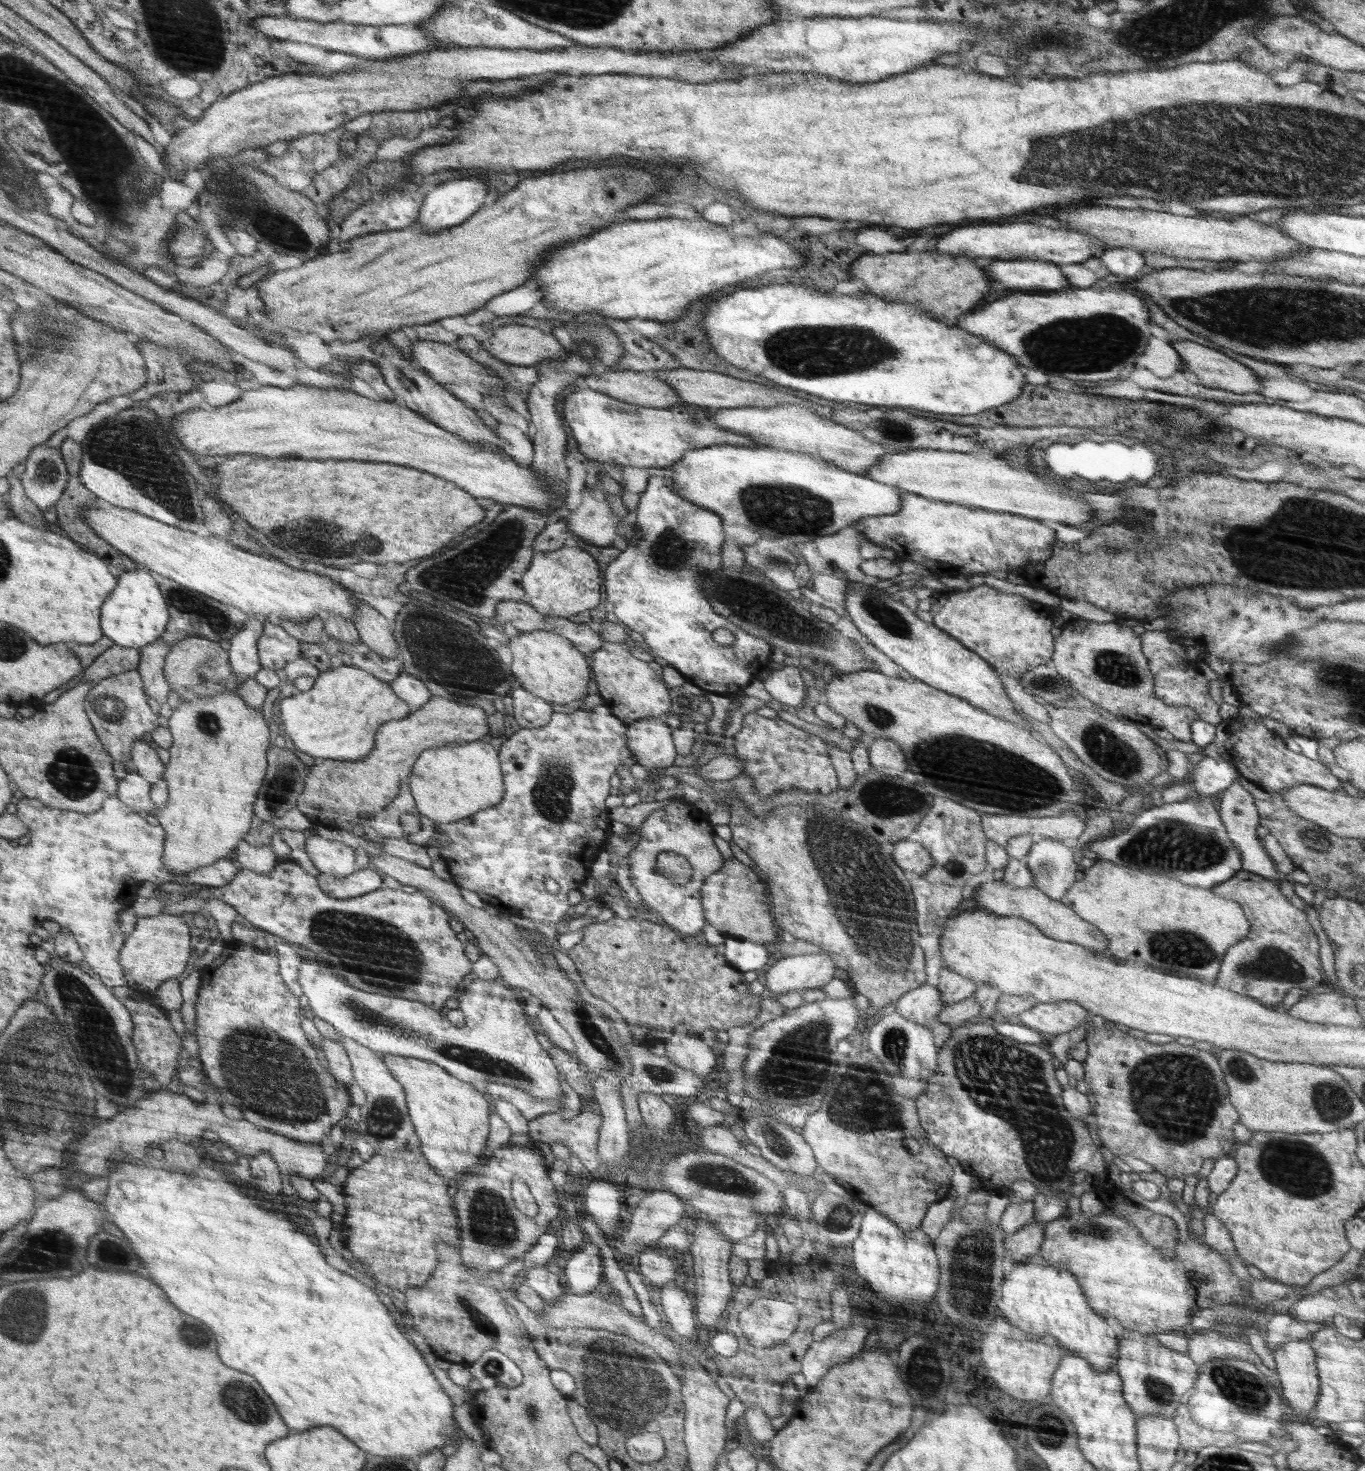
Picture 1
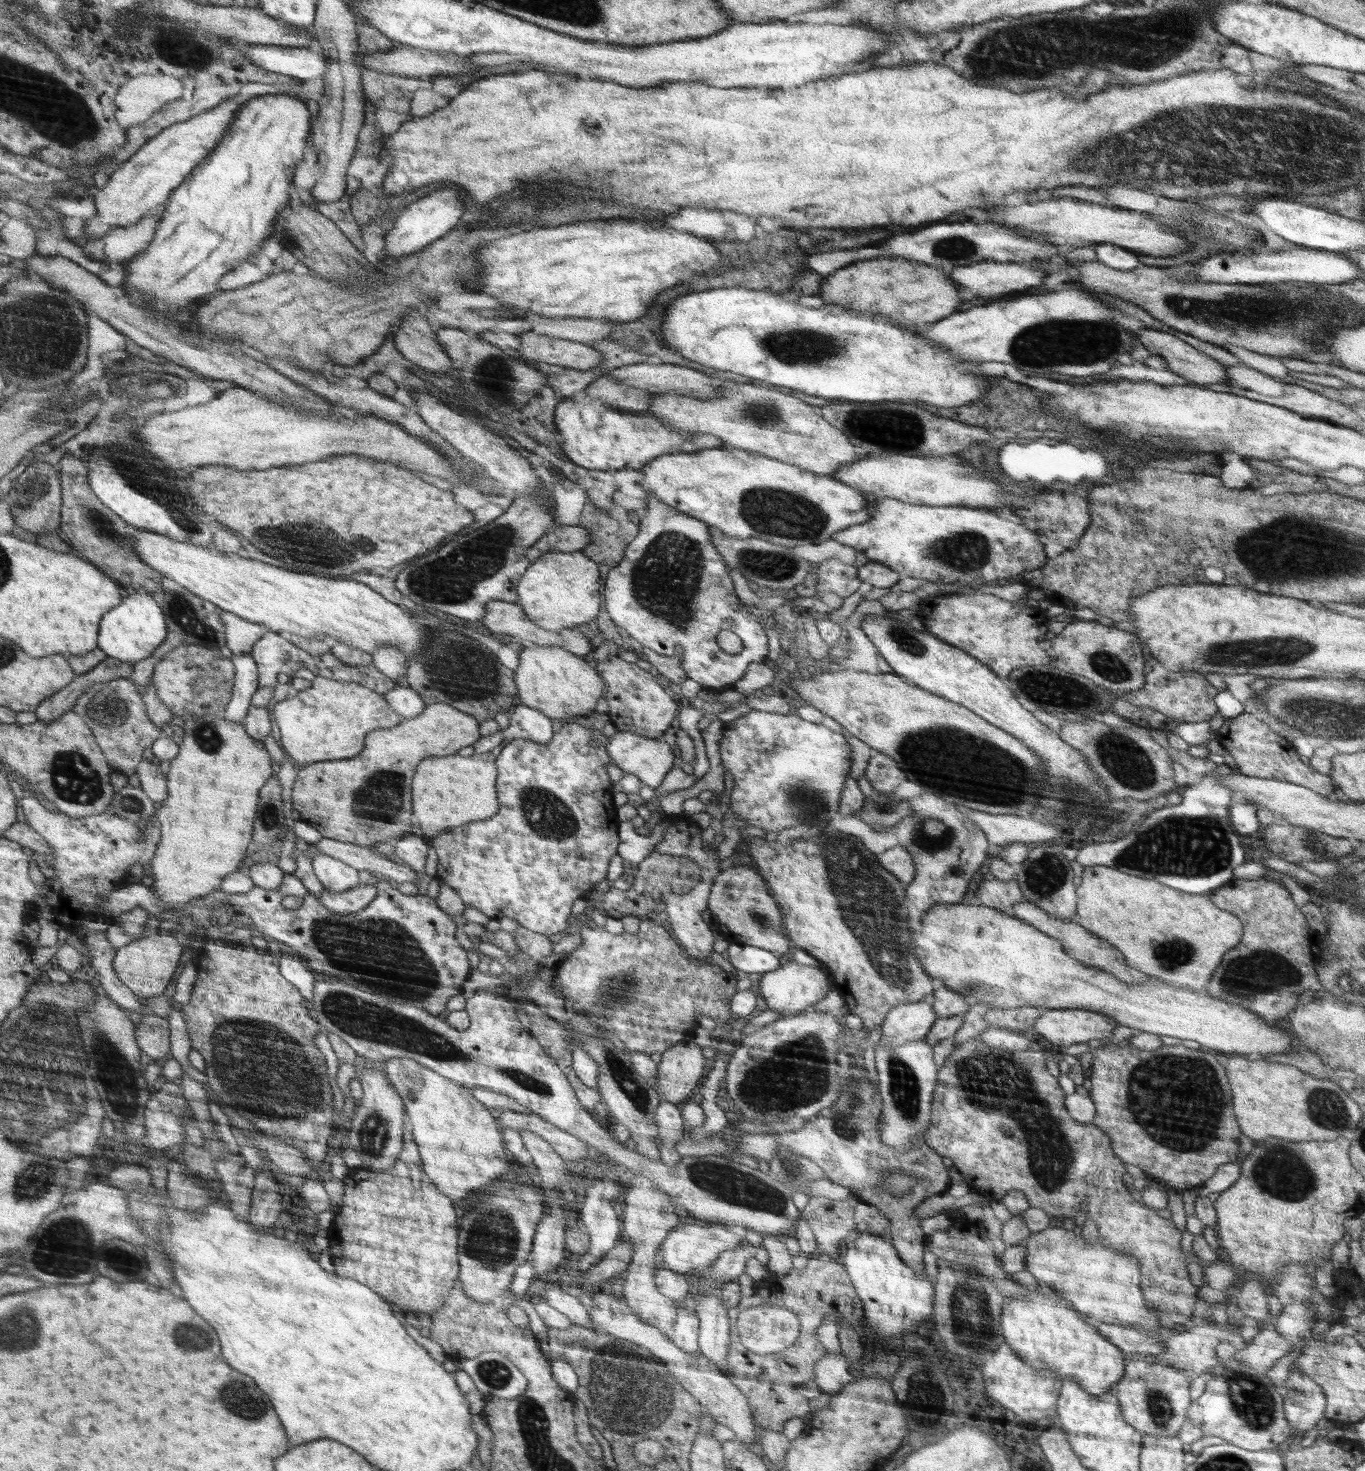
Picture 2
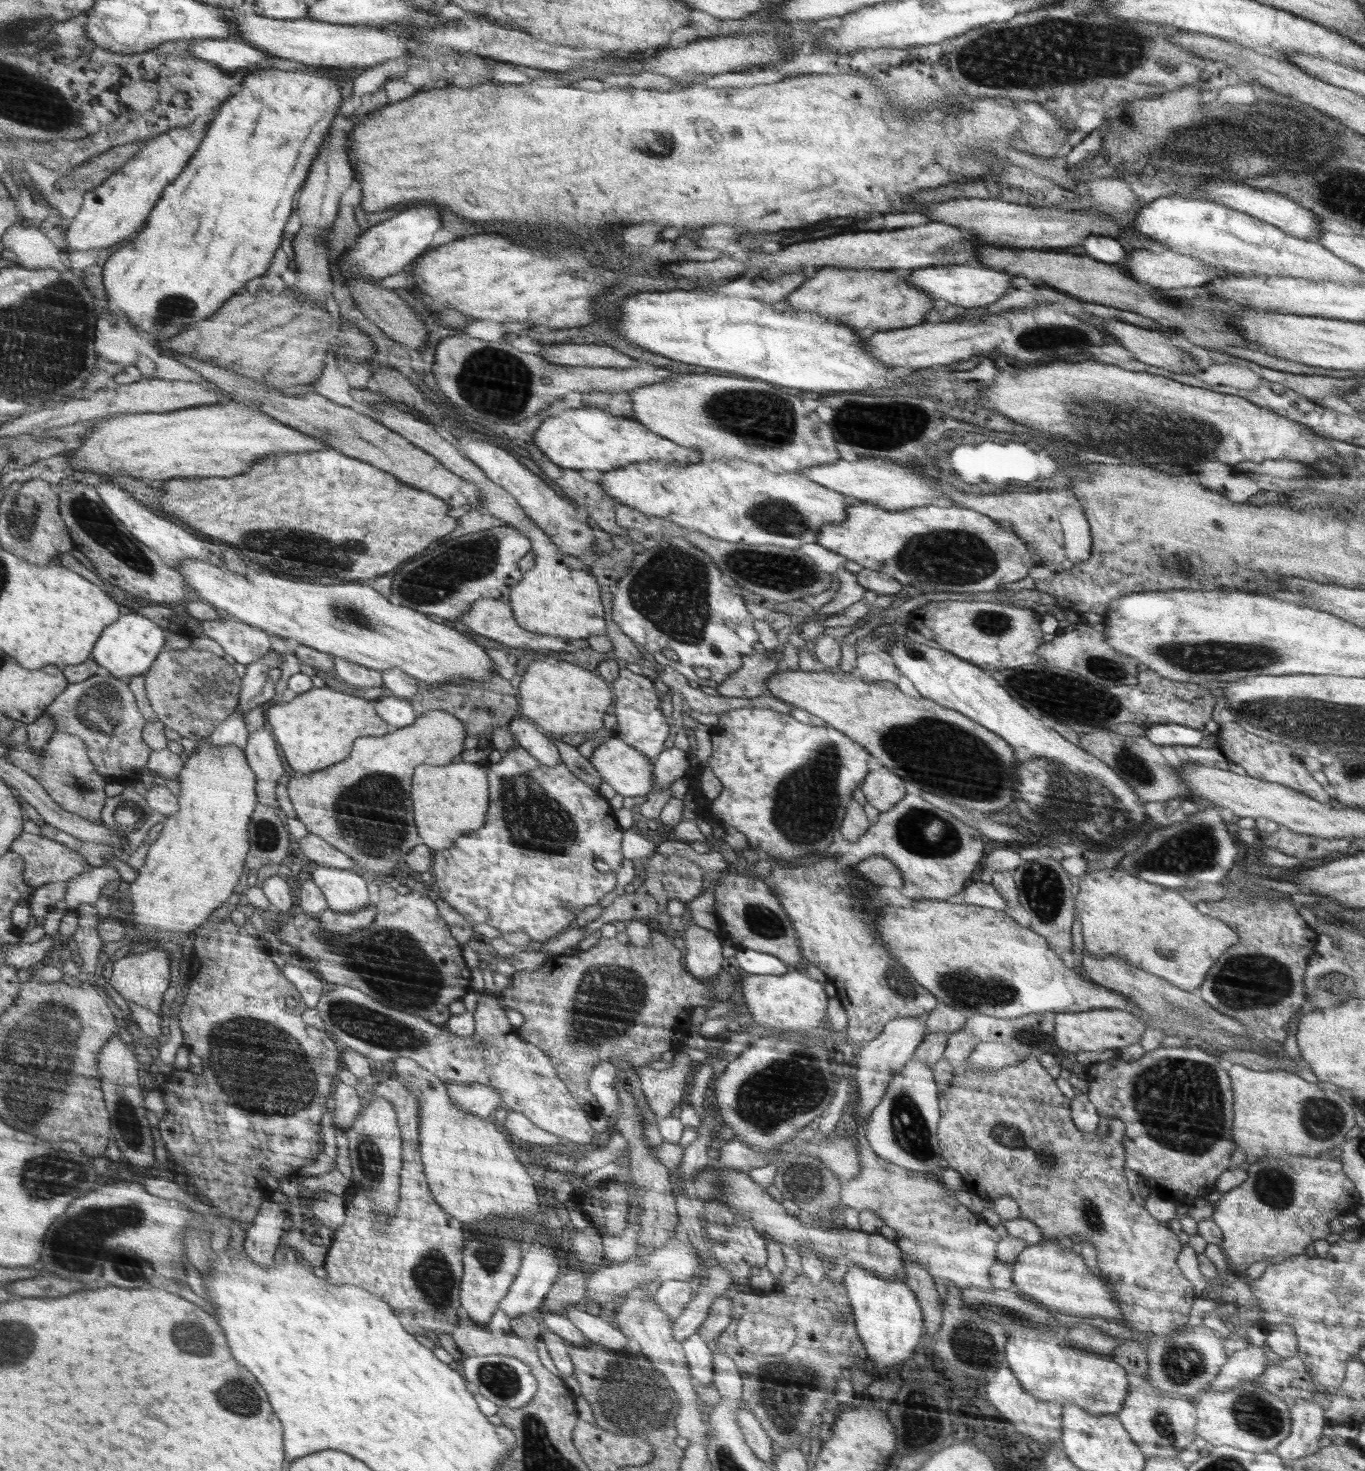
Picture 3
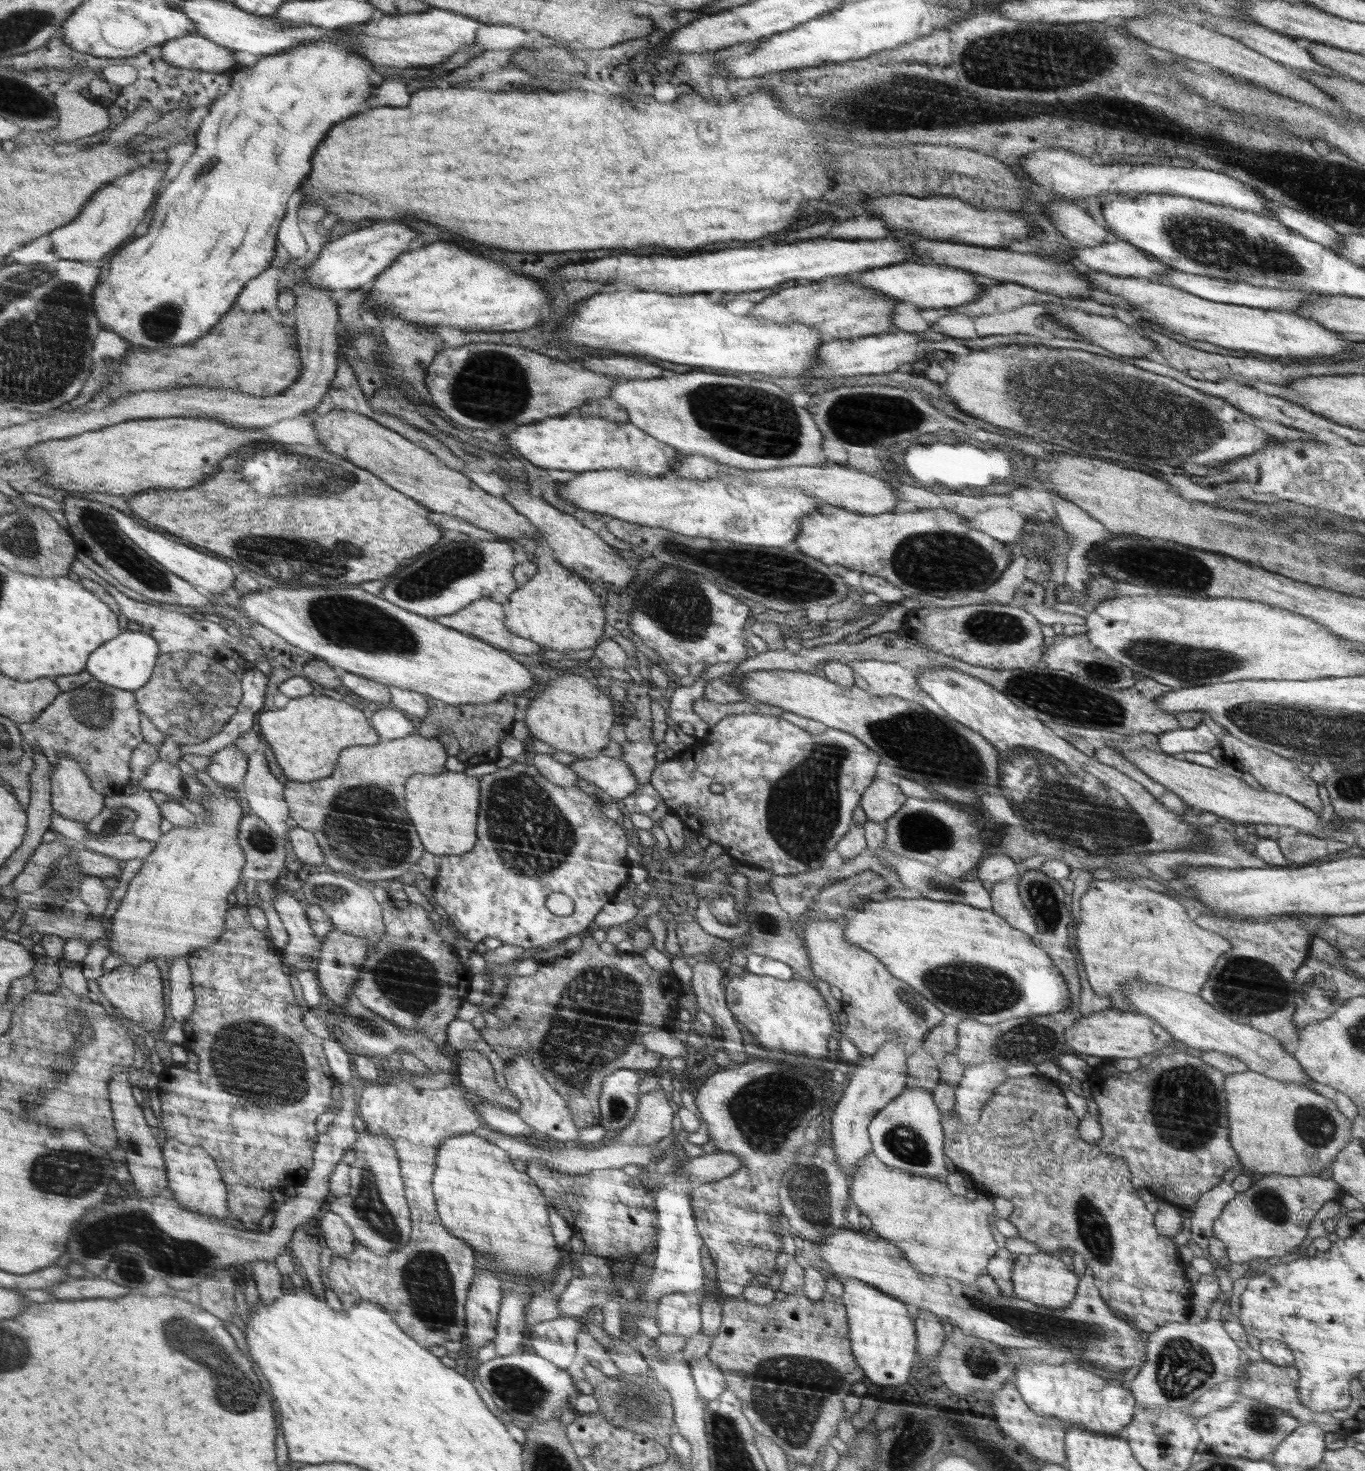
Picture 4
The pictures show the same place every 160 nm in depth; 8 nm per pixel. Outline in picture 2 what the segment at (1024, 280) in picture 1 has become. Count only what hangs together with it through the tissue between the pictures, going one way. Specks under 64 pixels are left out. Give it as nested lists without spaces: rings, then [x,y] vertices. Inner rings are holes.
[[[988,261],[970,266],[952,269],[949,277],[959,284],[961,292],[968,292],[982,298],[998,298],[1016,290],[1042,284],[1045,276],[1028,262],[1011,263],[1006,261]]]

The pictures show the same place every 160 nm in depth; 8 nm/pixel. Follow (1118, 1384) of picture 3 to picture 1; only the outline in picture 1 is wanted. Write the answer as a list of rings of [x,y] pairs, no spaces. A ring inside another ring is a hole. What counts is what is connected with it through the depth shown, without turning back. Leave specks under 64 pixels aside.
[[[1038,1252],[1027,1258],[1025,1262],[1016,1262],[1015,1267],[1005,1276],[998,1308],[1001,1315],[1012,1326],[1017,1326],[1033,1338],[1051,1334],[1062,1349],[1087,1360],[1095,1372],[1109,1370],[1109,1368],[1113,1368],[1113,1365],[1116,1366],[1117,1350],[1119,1349],[1116,1335],[1108,1323],[1104,1322],[1106,1318],[1094,1314],[1094,1311],[1086,1302],[1086,1297],[1082,1294],[1080,1285],[1076,1282],[1076,1277],[1071,1272],[1068,1272],[1061,1264],[1059,1266],[1048,1264]]]

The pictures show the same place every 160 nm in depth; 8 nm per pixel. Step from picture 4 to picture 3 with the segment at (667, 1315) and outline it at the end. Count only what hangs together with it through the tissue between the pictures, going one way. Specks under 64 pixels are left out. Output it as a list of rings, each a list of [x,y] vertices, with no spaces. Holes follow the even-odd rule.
[[[668,1280],[656,1290],[653,1299],[664,1314],[671,1316],[676,1321],[693,1297],[689,1280]]]

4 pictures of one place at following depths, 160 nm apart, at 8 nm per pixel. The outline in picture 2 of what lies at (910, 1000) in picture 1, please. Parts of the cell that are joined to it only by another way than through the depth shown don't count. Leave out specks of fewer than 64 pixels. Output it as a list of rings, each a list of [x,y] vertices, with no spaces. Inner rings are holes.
[[[920,1001],[895,1007],[881,1024],[879,1044],[902,1046],[923,1040],[937,1019],[932,1002]]]

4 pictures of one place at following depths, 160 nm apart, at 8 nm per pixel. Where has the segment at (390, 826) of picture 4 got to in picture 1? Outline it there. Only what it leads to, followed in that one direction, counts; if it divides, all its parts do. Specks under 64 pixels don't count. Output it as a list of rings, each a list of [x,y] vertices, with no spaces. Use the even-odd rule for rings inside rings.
[[[441,696],[431,699],[405,718],[385,723],[377,732],[376,746],[364,759],[347,761],[321,759],[310,768],[304,779],[304,788],[296,808],[307,816],[314,826],[341,828],[351,832],[351,826],[364,823],[371,814],[385,810],[399,794],[406,776],[411,775],[412,764],[421,752],[440,748],[450,742],[478,741],[488,734],[485,709],[479,706],[444,700]]]

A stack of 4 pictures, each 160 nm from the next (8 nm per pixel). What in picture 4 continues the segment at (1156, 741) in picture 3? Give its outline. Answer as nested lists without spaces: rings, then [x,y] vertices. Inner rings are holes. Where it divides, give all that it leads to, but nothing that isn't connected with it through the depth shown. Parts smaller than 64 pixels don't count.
[[[1202,722],[1194,728],[1169,730],[1158,734],[1159,747],[1167,755],[1180,752],[1208,752],[1219,745],[1216,735]]]

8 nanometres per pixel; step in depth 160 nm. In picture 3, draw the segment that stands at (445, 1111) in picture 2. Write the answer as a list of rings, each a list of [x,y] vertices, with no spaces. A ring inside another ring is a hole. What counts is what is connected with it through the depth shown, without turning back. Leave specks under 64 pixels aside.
[[[394,1059],[388,1066],[390,1076],[410,1088],[419,1098],[419,1134],[422,1134],[422,1160],[426,1160],[426,1176],[434,1188],[434,1200],[446,1208],[450,1216],[464,1224],[482,1222],[482,1218],[516,1218],[538,1212],[538,1194],[526,1168],[516,1162],[506,1138],[496,1130],[494,1120],[464,1112],[453,1104],[446,1083],[415,1060]]]

